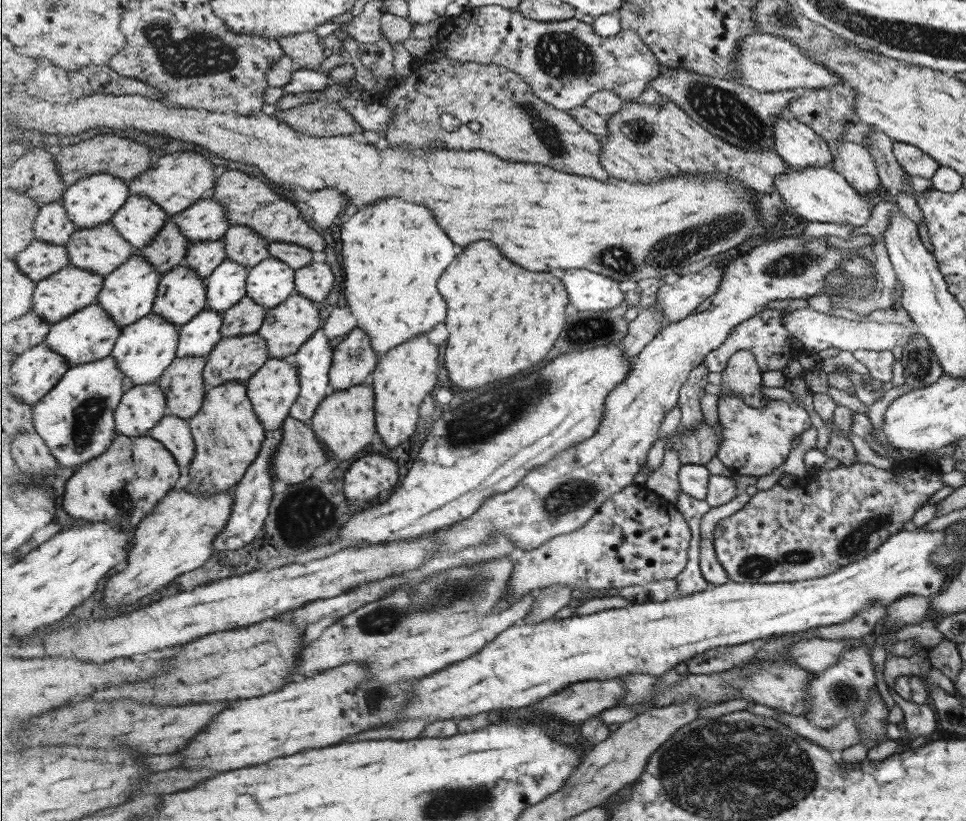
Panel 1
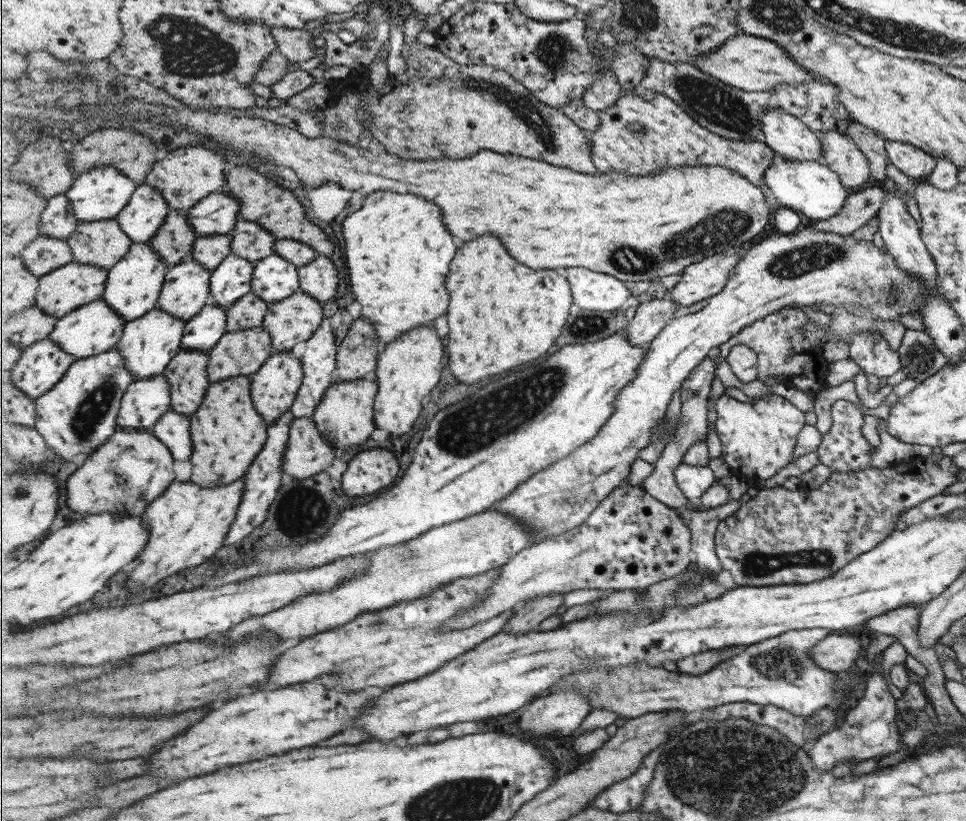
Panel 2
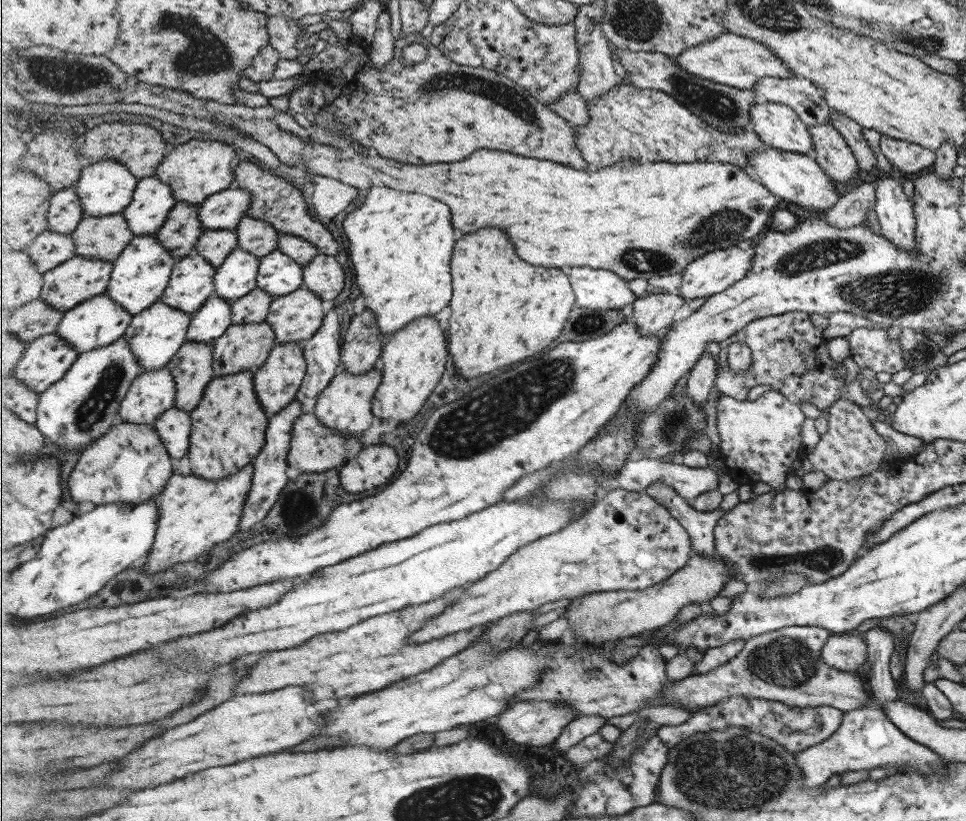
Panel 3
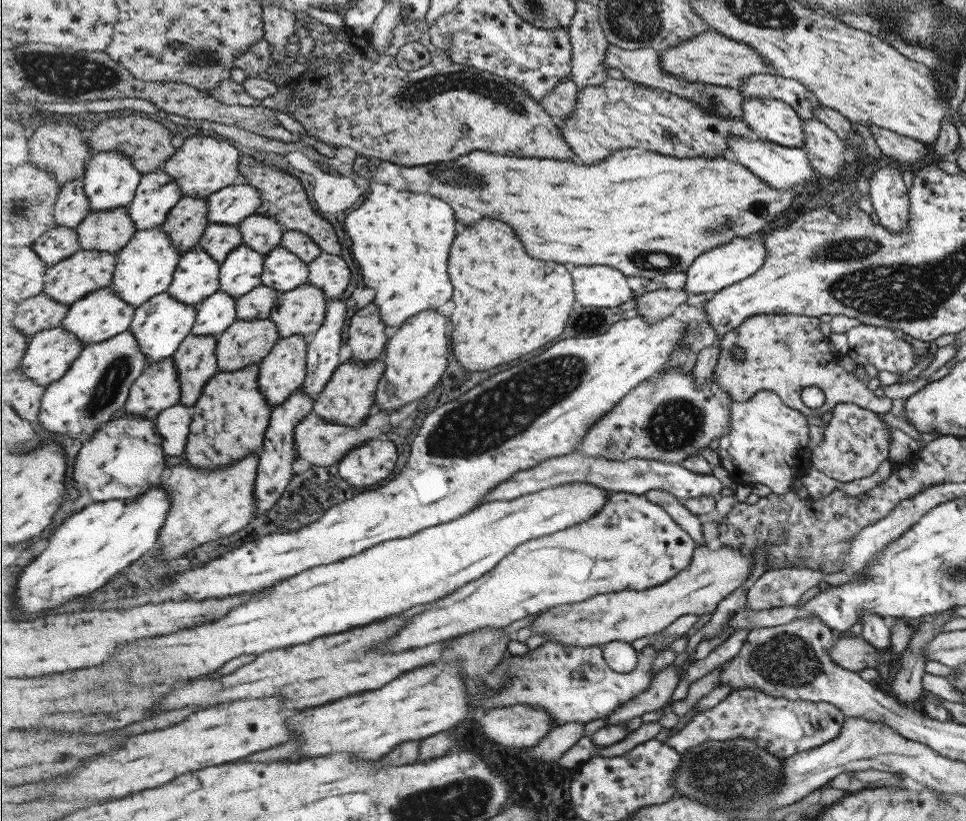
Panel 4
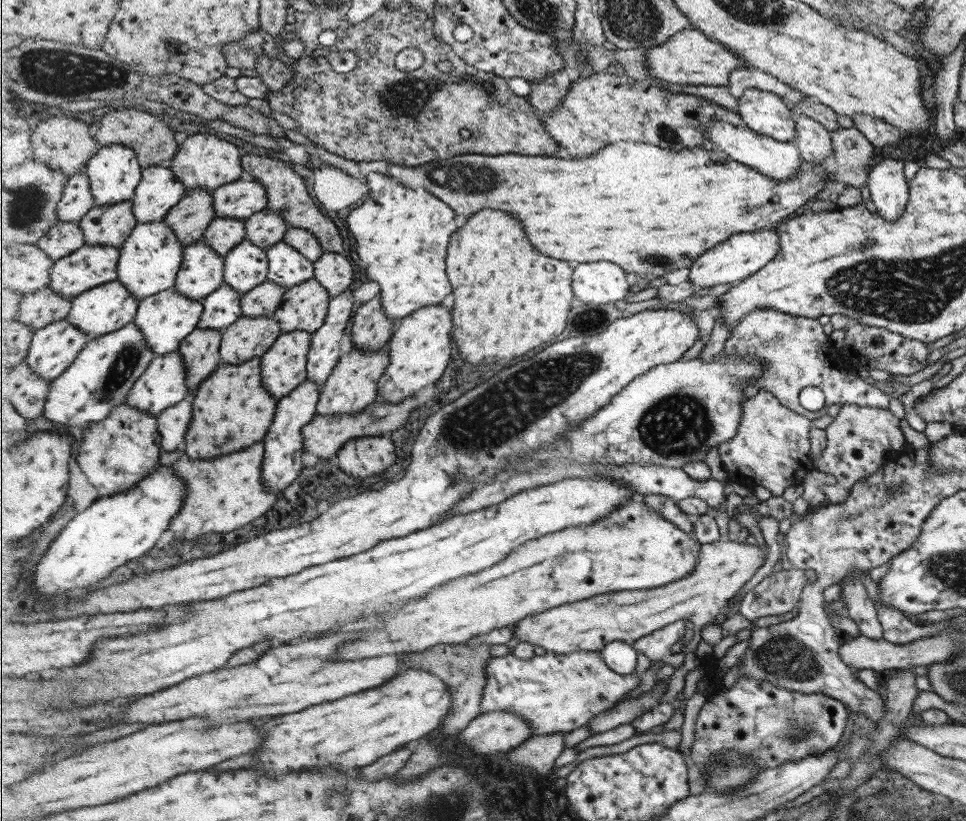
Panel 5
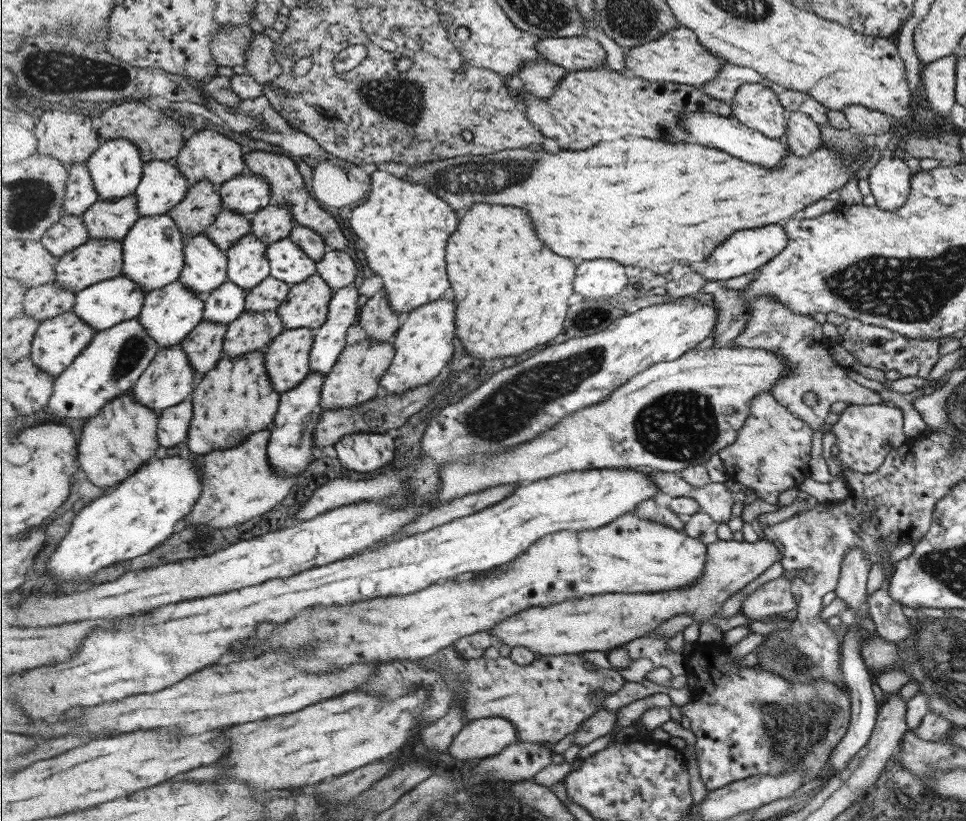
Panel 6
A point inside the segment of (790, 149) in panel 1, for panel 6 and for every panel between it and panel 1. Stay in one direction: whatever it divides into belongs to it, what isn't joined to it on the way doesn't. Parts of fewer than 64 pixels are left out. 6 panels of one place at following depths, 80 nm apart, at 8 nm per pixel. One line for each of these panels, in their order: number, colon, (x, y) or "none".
2: (787, 136)
3: (778, 127)
4: (771, 119)
5: (765, 113)
6: (757, 107)

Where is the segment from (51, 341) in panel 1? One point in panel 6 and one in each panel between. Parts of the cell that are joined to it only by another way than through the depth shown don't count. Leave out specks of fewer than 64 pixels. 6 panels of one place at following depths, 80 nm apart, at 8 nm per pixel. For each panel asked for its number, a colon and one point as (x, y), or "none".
2: (94, 328)
3: (100, 321)
4: (103, 314)
5: (107, 308)
6: (105, 304)

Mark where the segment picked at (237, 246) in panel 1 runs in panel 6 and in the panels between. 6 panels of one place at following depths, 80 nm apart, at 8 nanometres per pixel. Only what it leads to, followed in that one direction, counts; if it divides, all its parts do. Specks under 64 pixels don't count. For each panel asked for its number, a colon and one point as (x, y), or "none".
2: (252, 241)
3: (256, 236)
4: (262, 233)
5: (266, 228)
6: (275, 222)

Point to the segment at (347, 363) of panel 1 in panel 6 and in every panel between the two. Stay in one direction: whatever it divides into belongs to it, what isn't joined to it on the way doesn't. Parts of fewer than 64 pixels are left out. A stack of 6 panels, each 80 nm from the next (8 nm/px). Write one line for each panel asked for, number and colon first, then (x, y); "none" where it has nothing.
2: (358, 359)
3: (364, 342)
4: (367, 336)
5: (372, 330)
6: (378, 319)

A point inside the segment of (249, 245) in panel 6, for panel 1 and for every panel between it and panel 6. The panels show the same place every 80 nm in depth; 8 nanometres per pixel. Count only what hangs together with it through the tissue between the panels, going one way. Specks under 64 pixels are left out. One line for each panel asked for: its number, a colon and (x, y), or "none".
1: (227, 285)
2: (232, 280)
3: (237, 276)
4: (242, 271)
5: (247, 265)

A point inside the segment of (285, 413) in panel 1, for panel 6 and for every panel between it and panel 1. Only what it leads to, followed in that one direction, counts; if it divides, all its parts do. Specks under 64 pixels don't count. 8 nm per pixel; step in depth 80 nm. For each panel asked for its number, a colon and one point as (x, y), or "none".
2: (275, 387)
3: (277, 383)
4: (283, 371)
5: (285, 366)
6: (288, 357)

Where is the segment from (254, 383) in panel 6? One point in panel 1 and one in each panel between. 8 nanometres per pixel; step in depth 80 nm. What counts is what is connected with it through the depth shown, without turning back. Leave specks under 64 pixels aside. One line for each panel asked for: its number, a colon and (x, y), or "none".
1: (229, 435)
2: (229, 432)
3: (229, 427)
4: (232, 417)
5: (233, 410)

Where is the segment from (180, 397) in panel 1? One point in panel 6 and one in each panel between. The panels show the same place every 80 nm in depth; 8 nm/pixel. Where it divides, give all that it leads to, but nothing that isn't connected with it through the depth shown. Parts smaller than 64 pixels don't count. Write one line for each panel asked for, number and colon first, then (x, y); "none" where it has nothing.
2: (188, 374)
3: (193, 368)
4: (197, 358)
5: (201, 350)
6: (205, 346)

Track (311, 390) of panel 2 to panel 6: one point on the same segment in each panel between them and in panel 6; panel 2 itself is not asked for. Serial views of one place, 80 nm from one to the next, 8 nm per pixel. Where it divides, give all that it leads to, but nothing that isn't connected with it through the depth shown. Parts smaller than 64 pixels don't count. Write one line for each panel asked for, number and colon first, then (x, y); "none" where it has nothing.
3: (323, 352)
4: (323, 354)
5: (325, 352)
6: (329, 344)

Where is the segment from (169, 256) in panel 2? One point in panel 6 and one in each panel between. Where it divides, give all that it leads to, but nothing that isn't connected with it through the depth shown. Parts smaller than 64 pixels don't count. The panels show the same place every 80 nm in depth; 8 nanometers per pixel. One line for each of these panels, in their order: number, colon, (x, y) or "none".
3: (183, 229)
4: (187, 223)
5: (190, 219)
6: (201, 207)

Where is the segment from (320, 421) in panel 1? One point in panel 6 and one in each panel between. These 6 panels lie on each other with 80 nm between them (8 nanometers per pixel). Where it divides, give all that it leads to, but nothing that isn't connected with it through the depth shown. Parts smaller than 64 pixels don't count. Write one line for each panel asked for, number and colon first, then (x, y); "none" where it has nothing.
2: (346, 417)
3: (347, 405)
4: (349, 399)
5: (352, 388)
6: (356, 378)

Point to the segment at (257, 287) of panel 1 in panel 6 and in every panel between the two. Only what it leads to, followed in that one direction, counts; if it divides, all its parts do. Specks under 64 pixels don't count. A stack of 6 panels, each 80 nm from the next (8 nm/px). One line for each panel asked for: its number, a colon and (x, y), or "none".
2: (275, 278)
3: (279, 274)
4: (284, 270)
5: (289, 267)
6: (288, 261)

